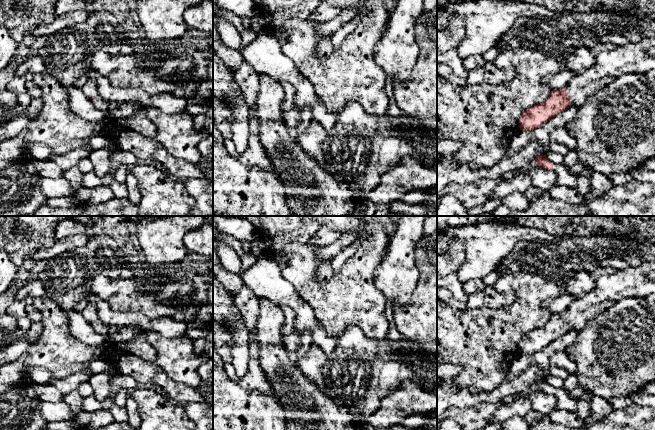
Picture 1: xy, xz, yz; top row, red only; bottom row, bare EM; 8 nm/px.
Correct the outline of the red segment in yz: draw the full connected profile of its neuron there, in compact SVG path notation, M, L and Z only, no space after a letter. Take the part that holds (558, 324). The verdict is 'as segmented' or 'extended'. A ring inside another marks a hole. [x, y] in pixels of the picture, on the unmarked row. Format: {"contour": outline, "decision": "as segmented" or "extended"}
{"contour": "M655 260L642 261L637 266L599 277L595 287L576 298L566 312L552 314L547 324L525 334L520 341L520 354L538 352L570 329L579 332L597 314L625 297L644 299L655 293L655 280L647 277L651 271L655 271Z", "decision": "extended"}

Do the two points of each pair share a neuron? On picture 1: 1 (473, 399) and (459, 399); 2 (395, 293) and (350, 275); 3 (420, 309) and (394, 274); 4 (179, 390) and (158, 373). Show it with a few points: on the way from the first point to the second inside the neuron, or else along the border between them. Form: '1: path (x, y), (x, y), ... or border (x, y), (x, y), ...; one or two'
1: path (470, 399), (462, 399); one
2: border (380, 262), (375, 270), (375, 287), (387, 300); two
3: border (419, 275), (410, 301), (405, 305), (394, 306); two
4: path (174, 390), (162, 378); one

